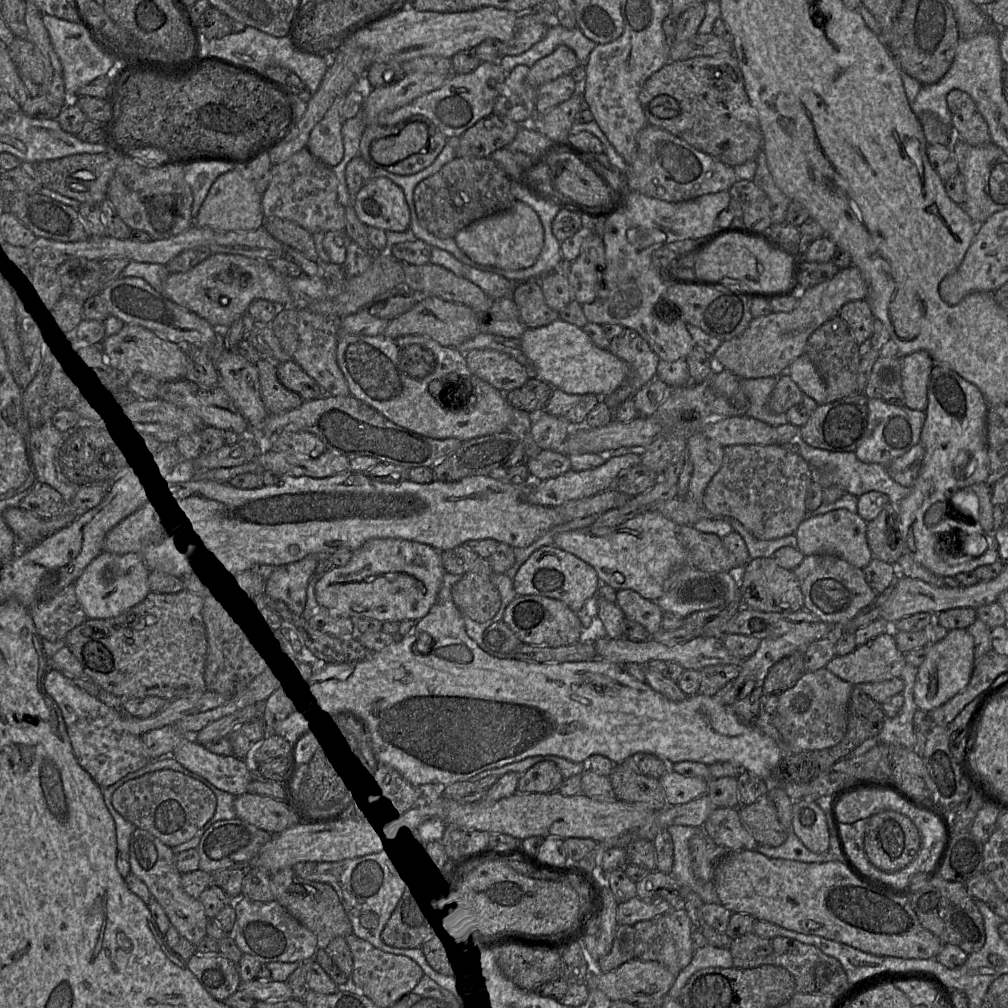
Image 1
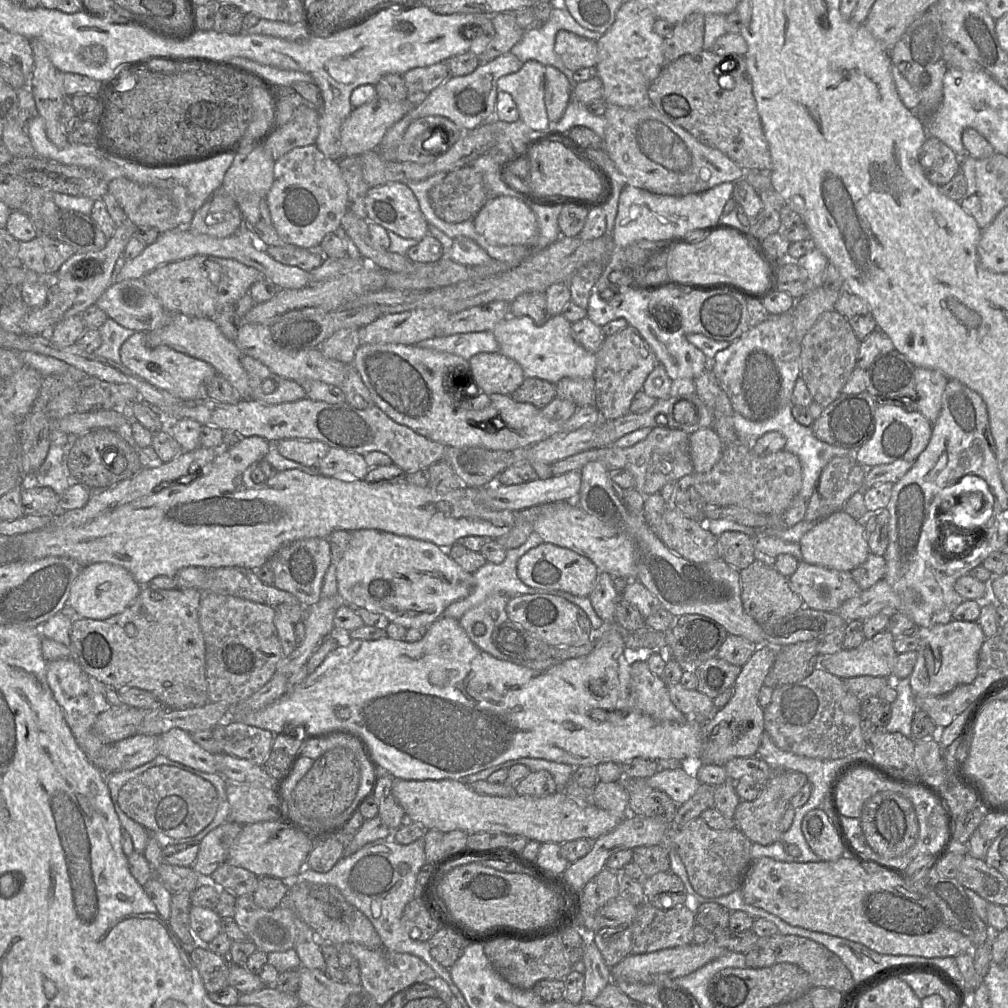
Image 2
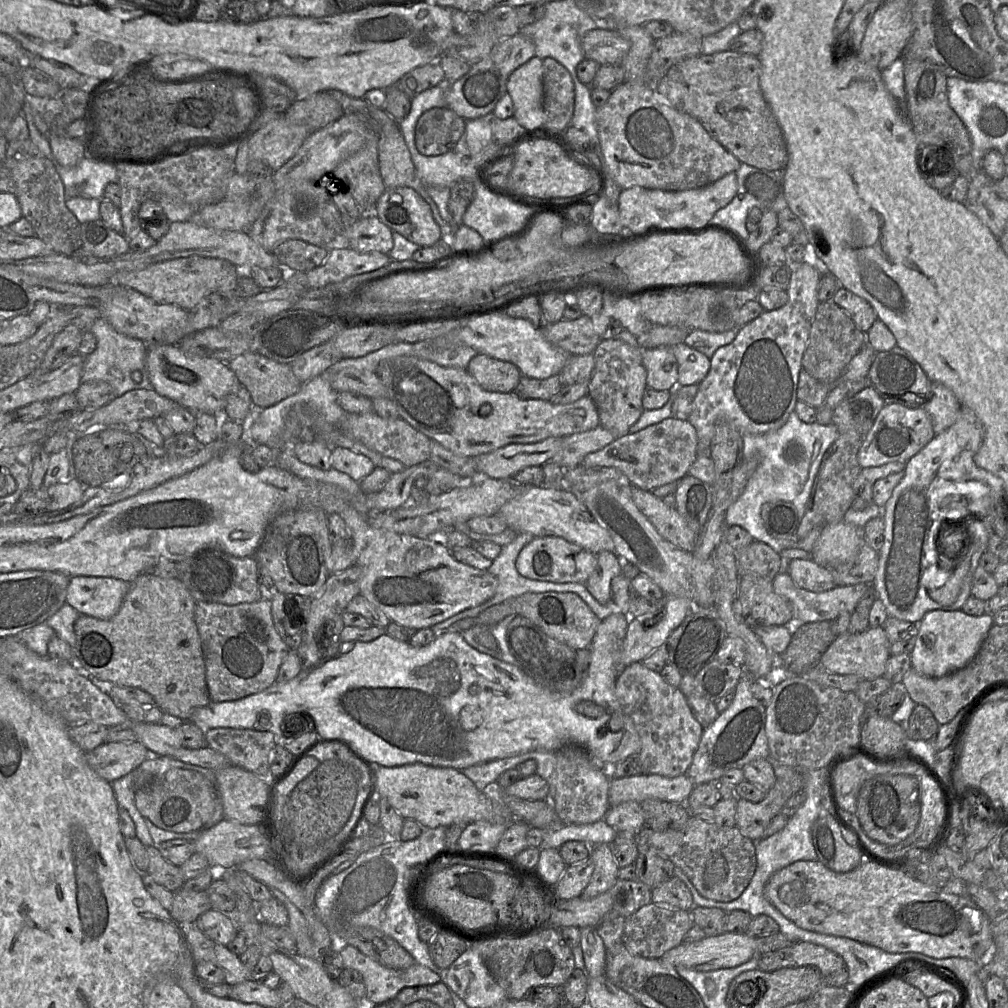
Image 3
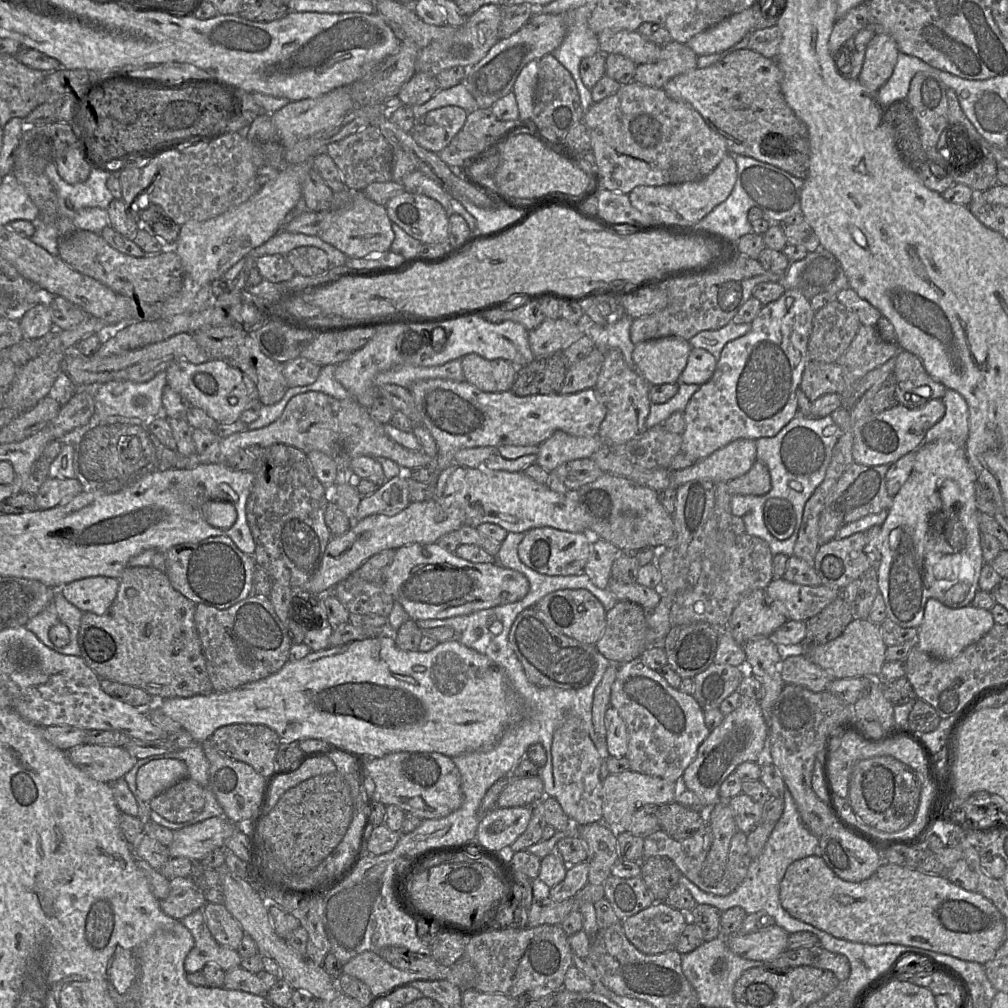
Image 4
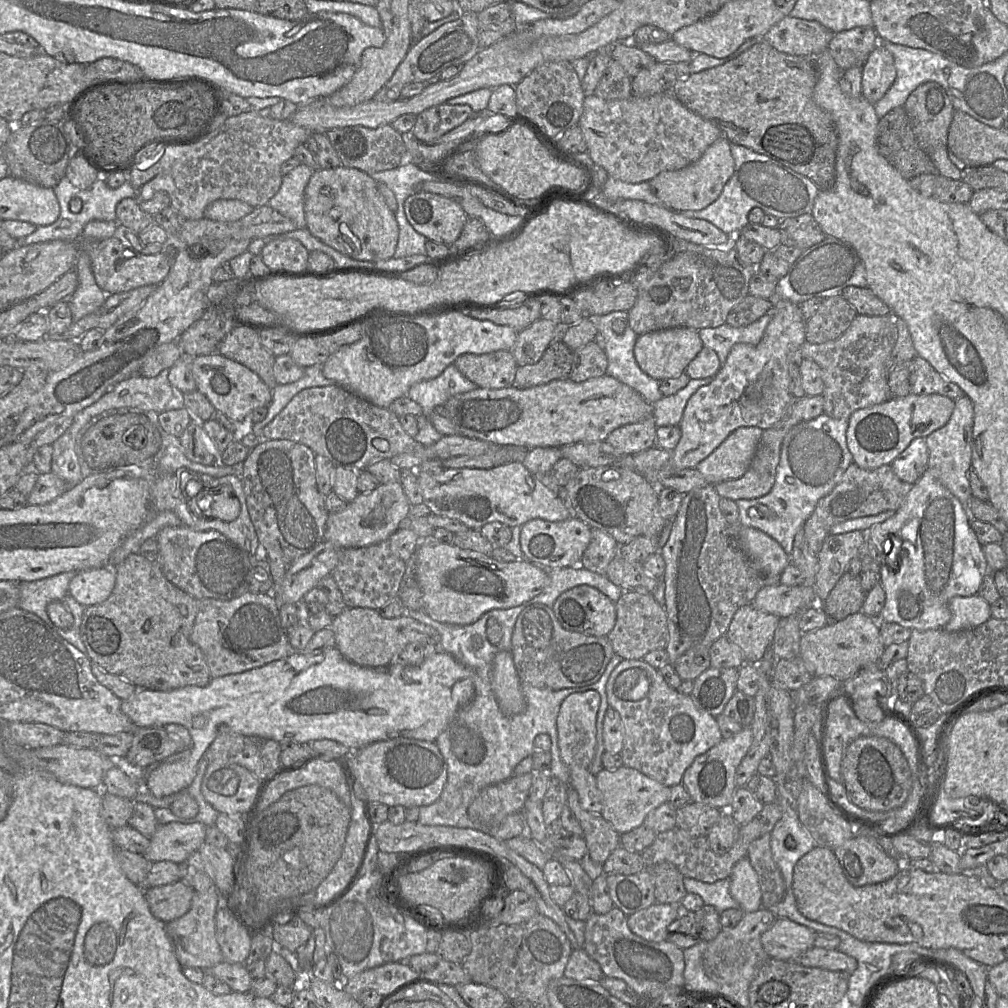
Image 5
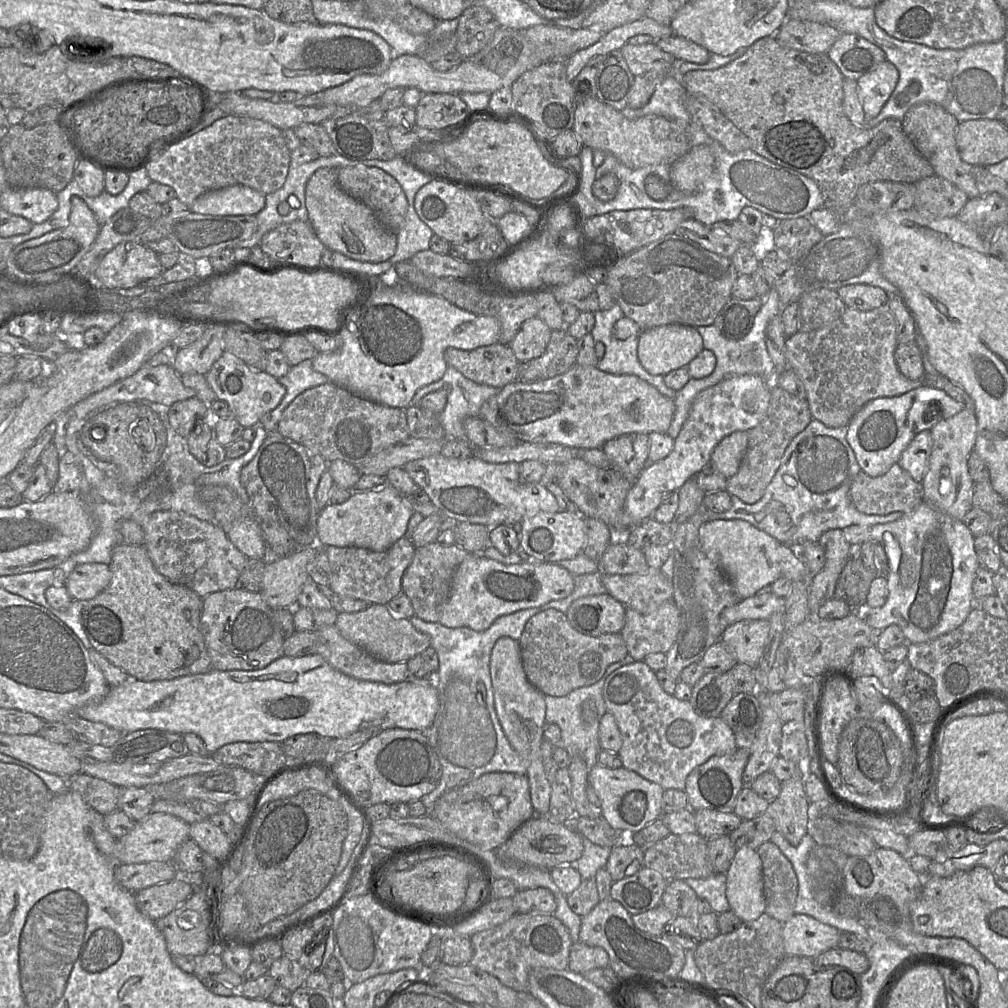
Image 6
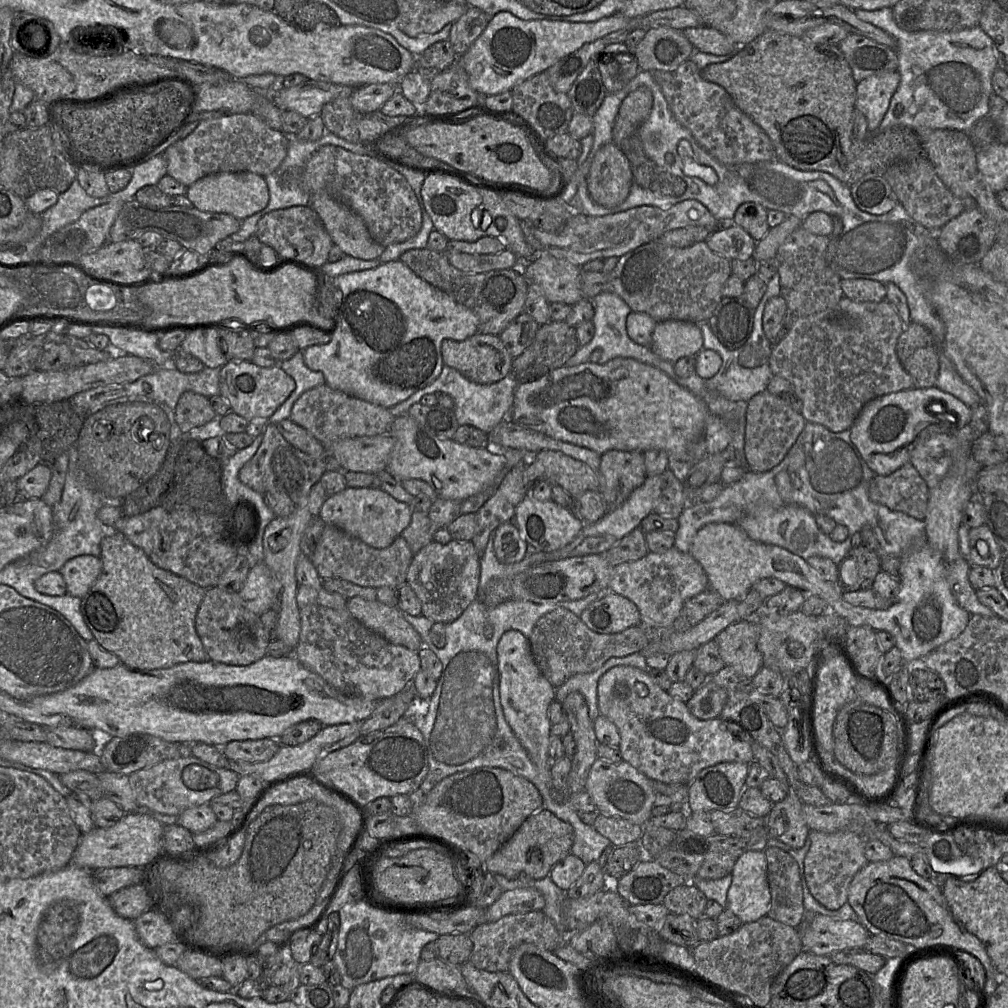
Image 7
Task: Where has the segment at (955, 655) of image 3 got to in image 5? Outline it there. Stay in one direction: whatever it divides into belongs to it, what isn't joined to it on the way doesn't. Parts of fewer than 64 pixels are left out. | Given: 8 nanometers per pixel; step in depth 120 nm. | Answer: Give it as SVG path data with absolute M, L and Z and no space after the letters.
M976 595L955 596L949 601L951 619L943 628L955 632L977 627L991 618L990 604Z

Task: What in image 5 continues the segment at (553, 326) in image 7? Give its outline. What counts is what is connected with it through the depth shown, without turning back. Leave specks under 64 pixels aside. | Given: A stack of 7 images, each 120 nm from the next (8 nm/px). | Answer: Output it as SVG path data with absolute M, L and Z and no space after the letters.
M556 338L536 364L518 366L512 386L526 389L568 378L573 363L573 351Z

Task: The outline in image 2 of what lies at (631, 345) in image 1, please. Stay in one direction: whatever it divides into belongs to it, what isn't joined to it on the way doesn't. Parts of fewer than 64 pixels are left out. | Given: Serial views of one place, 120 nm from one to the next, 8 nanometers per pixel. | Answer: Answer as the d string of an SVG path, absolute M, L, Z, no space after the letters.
M627 326L620 332L606 337L595 356L594 405L602 420L620 418L629 413L633 397L642 390L646 378L657 364L656 355L639 332L634 327Z

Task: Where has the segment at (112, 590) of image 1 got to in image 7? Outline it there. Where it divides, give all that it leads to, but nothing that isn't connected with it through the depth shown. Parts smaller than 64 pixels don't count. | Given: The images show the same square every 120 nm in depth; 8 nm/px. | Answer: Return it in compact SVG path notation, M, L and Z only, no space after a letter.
M80 555L68 560L60 569L67 594L82 598L102 571L101 559L93 555Z

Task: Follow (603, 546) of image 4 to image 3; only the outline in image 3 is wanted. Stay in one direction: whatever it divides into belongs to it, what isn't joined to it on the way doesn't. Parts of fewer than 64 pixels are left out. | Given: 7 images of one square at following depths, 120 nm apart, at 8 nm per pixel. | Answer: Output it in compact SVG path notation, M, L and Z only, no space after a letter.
M602 551L597 554L597 566L586 582L591 595L600 603L611 601L611 582L622 574L622 567L618 556L614 552Z

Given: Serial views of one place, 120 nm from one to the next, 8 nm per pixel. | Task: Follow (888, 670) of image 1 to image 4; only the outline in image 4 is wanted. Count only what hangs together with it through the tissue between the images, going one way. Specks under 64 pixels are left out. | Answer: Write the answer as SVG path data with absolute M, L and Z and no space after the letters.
M855 617L841 635L825 644L808 648L806 655L835 678L876 678L886 661L886 648L880 625L873 623L868 618Z

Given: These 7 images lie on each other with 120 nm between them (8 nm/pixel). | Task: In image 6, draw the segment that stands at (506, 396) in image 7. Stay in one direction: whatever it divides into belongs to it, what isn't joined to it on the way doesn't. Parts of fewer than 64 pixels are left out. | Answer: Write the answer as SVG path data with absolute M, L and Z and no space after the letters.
M448 365L443 377L420 388L409 406L418 405L424 396L442 388L447 390L447 402L445 408L438 414L438 420L445 430L446 438L460 439L465 439L463 421L468 417L479 417L483 403L500 390L476 383Z

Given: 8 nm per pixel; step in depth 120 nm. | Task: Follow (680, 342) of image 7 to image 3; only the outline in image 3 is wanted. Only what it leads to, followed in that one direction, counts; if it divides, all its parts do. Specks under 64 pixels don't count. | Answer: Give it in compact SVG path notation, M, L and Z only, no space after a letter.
M670 347L643 349L642 362L647 371L648 388L661 391L678 386L678 363Z

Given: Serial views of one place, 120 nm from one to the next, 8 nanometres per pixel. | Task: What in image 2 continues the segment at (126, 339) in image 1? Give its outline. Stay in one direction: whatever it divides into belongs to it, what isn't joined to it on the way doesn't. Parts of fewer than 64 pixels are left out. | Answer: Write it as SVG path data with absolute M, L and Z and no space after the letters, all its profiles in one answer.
M135 332L121 346L121 364L151 385L166 390L181 399L207 398L205 381L216 370L209 363L191 357L166 345L149 345L146 332Z

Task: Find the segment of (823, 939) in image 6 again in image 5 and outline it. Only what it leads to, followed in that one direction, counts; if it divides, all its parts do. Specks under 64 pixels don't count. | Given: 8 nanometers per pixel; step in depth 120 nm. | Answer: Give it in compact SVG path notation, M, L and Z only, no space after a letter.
M777 918L762 934L761 943L769 958L793 960L814 947L816 932L788 918Z

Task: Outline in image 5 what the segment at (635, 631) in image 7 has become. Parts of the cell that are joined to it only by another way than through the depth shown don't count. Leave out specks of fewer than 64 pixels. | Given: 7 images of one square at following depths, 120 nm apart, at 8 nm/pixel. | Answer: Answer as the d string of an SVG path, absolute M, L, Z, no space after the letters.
M543 604L530 605L519 615L512 636L511 652L522 682L551 690L596 683L615 655L607 637L588 636L564 629L553 610Z

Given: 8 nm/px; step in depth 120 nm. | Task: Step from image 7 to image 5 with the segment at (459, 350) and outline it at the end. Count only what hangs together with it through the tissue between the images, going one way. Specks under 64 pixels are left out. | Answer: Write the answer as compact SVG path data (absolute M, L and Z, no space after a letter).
M510 350L485 354L466 353L453 363L480 388L500 389L512 386L518 364Z

